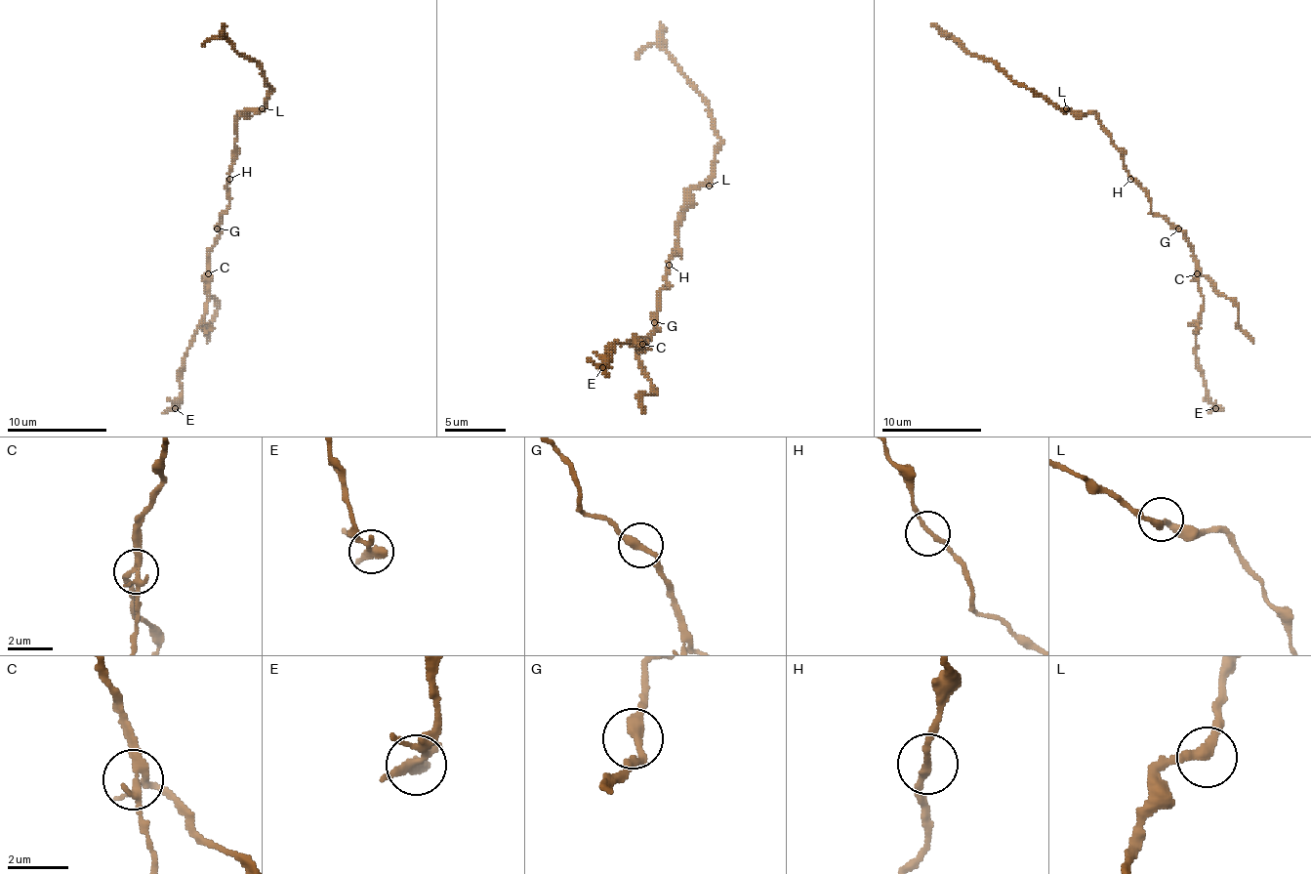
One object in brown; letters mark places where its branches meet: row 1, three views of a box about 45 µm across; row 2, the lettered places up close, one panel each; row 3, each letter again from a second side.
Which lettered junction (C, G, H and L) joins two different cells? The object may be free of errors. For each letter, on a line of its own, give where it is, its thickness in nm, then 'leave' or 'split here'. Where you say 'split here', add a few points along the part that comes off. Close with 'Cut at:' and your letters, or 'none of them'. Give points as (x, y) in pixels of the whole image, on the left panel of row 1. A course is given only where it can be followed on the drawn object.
C: (208, 273) | 240 nm | split here | (207, 273), (207, 311), (187, 351), (180, 376), (182, 395), (162, 413)
G: (217, 228) | 320 nm | leave
H: (229, 179) | 200 nm | leave
L: (262, 108) | 300 nm | leave
Cut at: C

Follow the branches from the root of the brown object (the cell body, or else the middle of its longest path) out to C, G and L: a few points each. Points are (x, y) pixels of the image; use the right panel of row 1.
C: (1130, 176), (1146, 193), (1151, 211), (1164, 216), (1186, 235), (1196, 258), (1196, 273)
G: (1130, 176), (1146, 193), (1151, 211), (1164, 216), (1178, 228)
L: (1130, 176), (1124, 163), (1124, 153), (1114, 144), (1111, 134), (1101, 121), (1093, 113), (1071, 113), (1066, 108)

